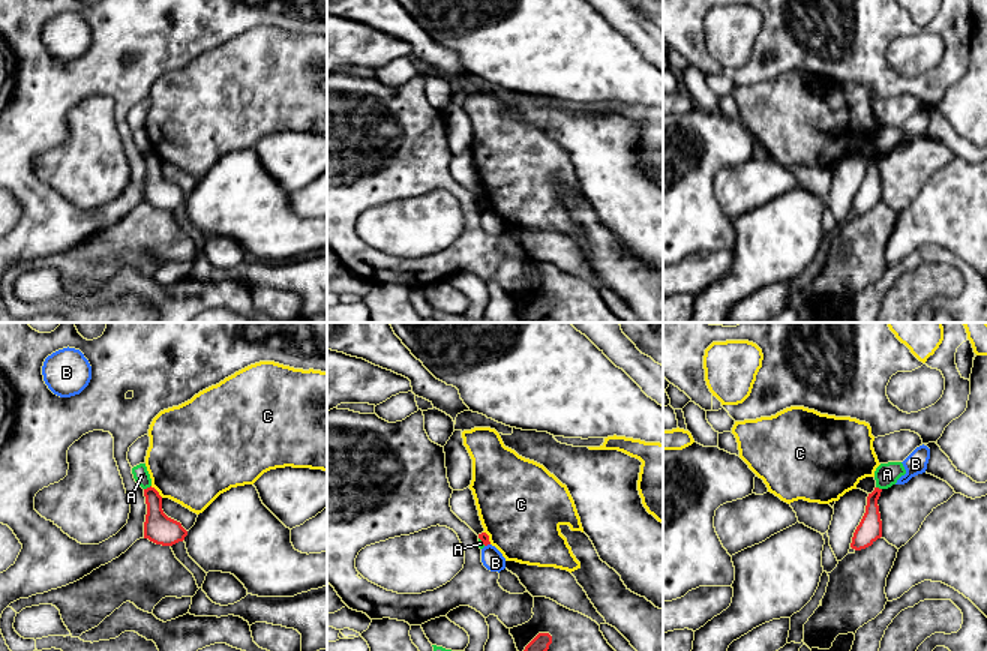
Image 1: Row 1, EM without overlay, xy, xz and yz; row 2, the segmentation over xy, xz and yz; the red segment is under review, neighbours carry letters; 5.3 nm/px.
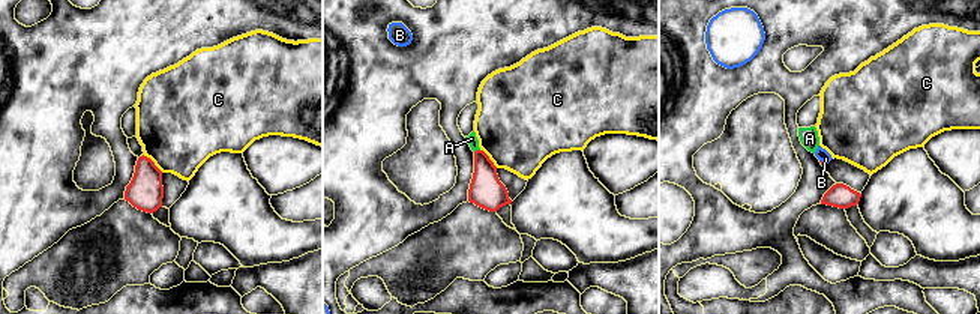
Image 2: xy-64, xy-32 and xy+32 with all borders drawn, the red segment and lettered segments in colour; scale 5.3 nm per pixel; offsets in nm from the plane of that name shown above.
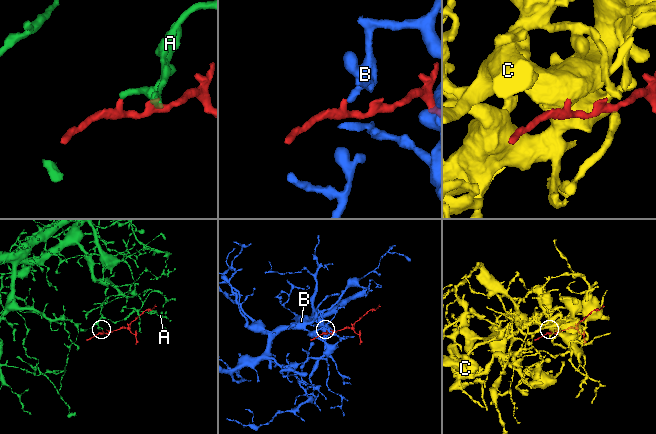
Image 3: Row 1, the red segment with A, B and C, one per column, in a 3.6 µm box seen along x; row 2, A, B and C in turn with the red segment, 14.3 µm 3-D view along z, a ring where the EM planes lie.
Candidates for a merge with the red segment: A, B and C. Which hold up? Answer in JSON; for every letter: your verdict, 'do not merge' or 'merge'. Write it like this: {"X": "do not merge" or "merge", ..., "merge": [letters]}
{"A": "do not merge", "B": "do not merge", "C": "do not merge", "merge": []}

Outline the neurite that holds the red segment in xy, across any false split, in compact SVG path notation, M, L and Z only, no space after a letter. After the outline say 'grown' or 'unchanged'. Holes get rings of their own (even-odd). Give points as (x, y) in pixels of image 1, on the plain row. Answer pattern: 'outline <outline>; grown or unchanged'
outline M154 152L144 153L147 178L144 186L144 202L162 210L183 206L188 195L180 186L168 182L162 174L162 160Z; unchanged

